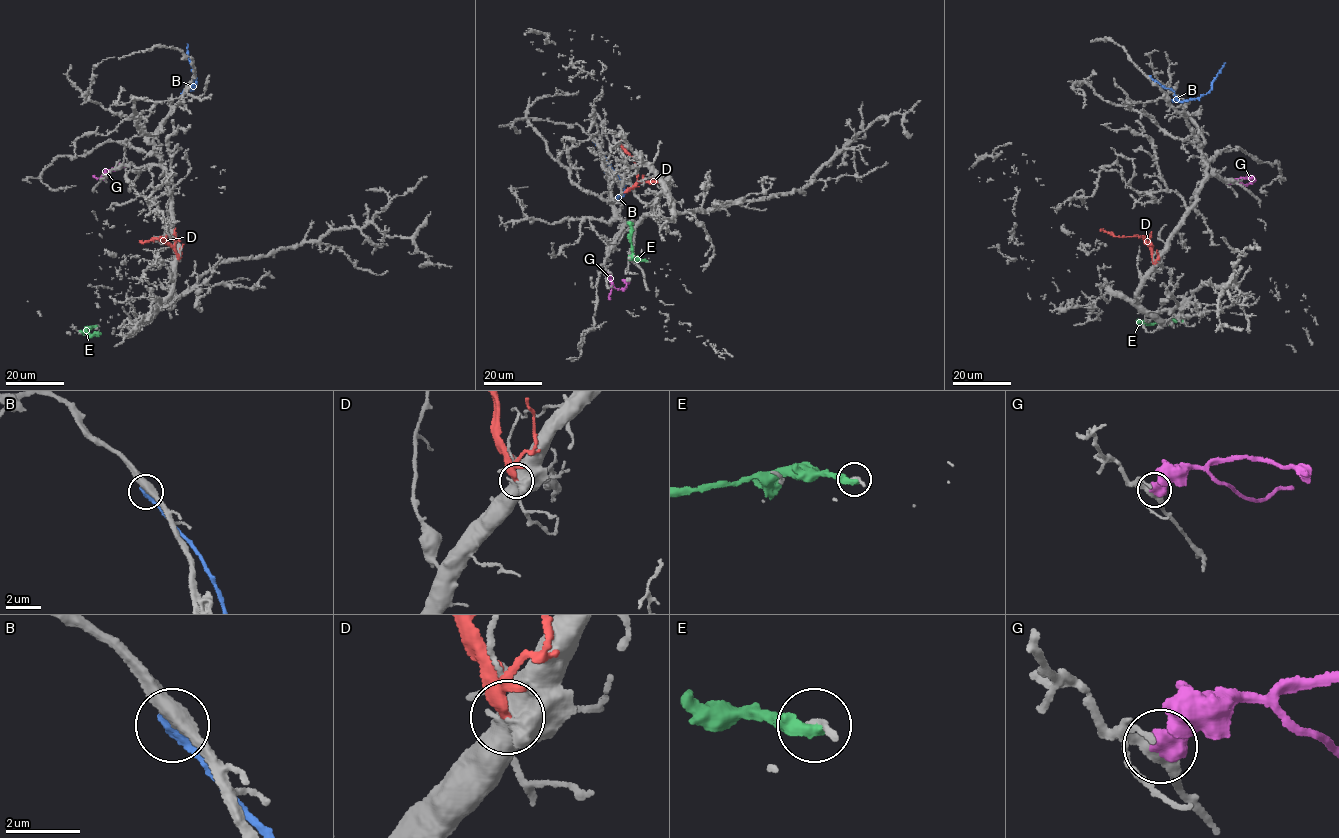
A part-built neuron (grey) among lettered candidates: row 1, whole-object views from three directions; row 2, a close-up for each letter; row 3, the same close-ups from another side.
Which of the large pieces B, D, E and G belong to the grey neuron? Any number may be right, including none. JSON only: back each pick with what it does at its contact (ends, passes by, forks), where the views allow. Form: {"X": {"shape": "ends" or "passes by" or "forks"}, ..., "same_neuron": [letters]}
{"same_neuron": []}

